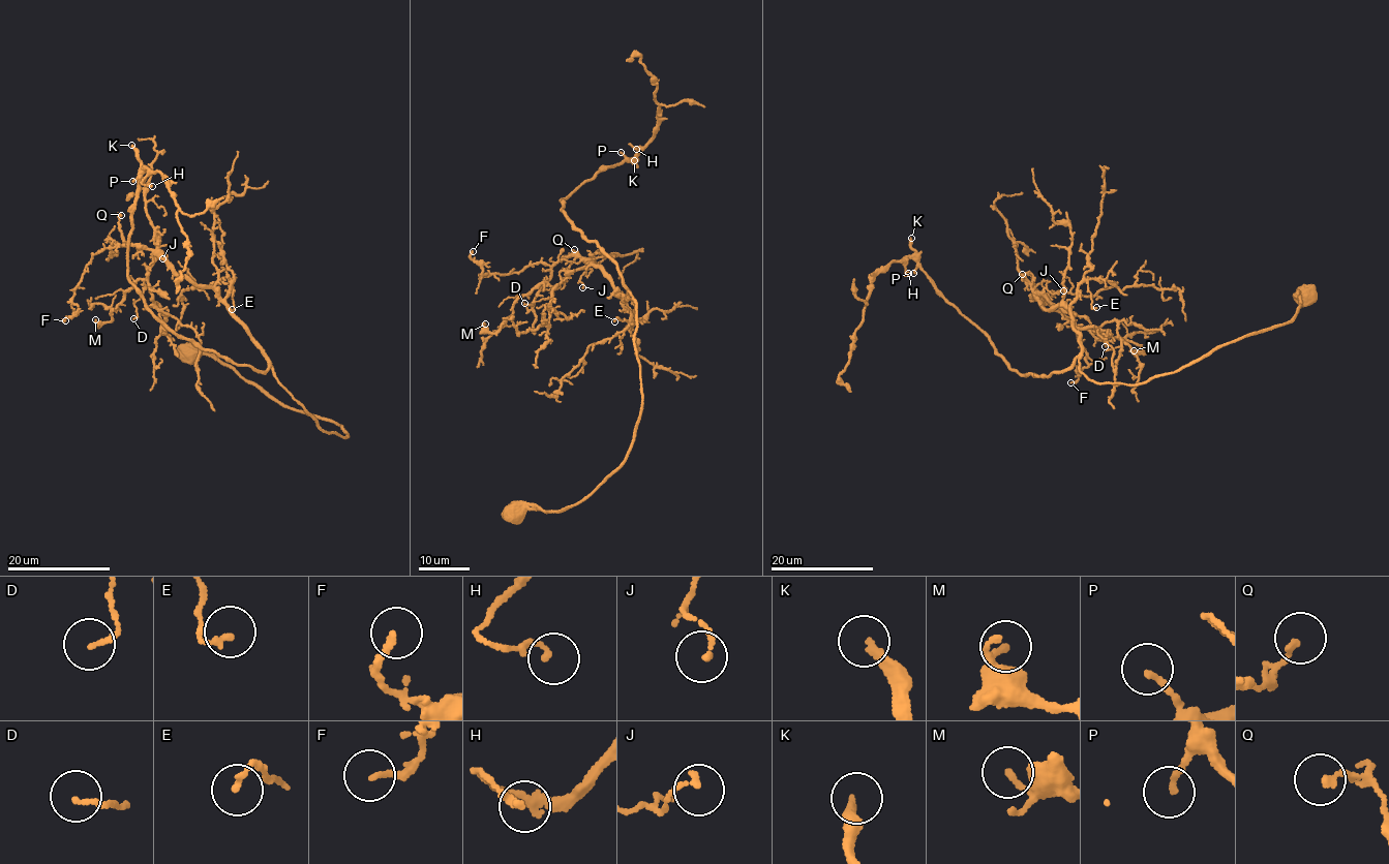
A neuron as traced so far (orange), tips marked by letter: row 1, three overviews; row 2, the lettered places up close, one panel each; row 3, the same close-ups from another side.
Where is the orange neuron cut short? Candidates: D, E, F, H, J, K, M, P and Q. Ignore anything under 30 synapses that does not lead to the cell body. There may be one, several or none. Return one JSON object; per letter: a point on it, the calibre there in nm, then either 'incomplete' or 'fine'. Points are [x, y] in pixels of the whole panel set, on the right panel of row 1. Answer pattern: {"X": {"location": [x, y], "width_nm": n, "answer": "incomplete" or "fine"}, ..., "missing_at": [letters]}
{"D": {"location": [1105, 346], "width_nm": 140, "answer": "fine"}, "E": {"location": [1096, 307], "width_nm": 150, "answer": "fine"}, "F": {"location": [1070, 382], "width_nm": 170, "answer": "fine"}, "H": {"location": [908, 273], "width_nm": 170, "answer": "fine"}, "J": {"location": [1063, 290], "width_nm": 170, "answer": "fine"}, "K": {"location": [911, 238], "width_nm": 220, "answer": "incomplete"}, "M": {"location": [1134, 350], "width_nm": 130, "answer": "fine"}, "P": {"location": [913, 273], "width_nm": 170, "answer": "fine"}, "Q": {"location": [1022, 274], "width_nm": 180, "answer": "fine"}, "missing_at": ["K"]}

